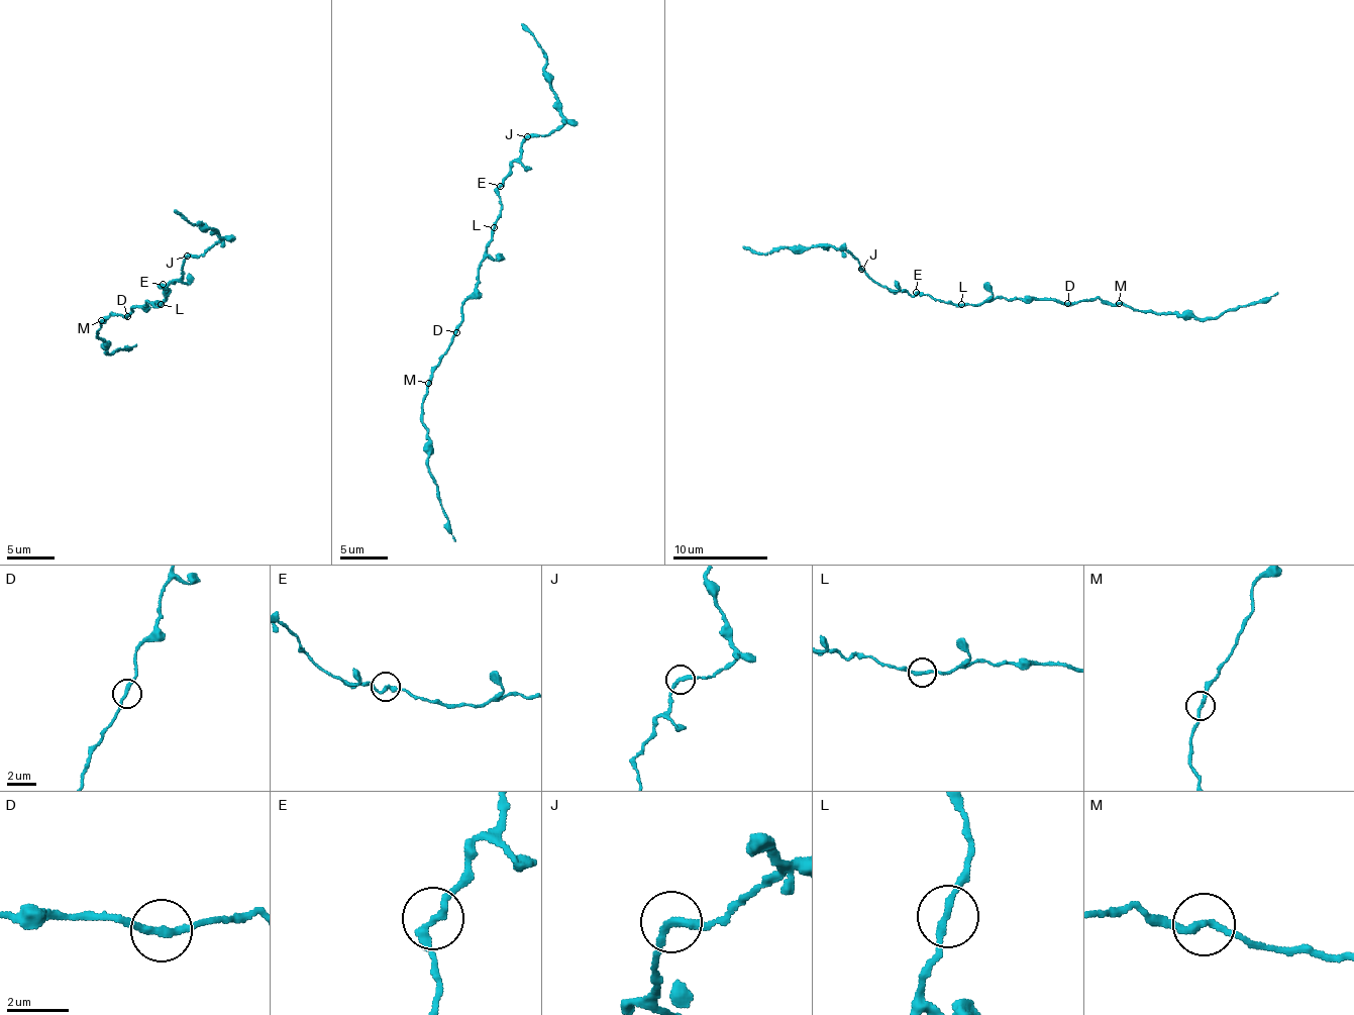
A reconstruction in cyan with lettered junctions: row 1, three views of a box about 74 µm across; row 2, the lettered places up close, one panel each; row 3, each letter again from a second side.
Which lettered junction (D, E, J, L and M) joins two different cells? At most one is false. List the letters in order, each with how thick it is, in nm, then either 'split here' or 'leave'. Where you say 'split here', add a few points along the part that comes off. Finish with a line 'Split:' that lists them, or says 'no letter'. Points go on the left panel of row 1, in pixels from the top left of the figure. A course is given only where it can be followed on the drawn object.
D: 240 nm thick; leave
E: 240 nm thick; leave
J: 240 nm thick; leave
L: 200 nm thick; leave
M: 220 nm thick; leave
Split: no letter

